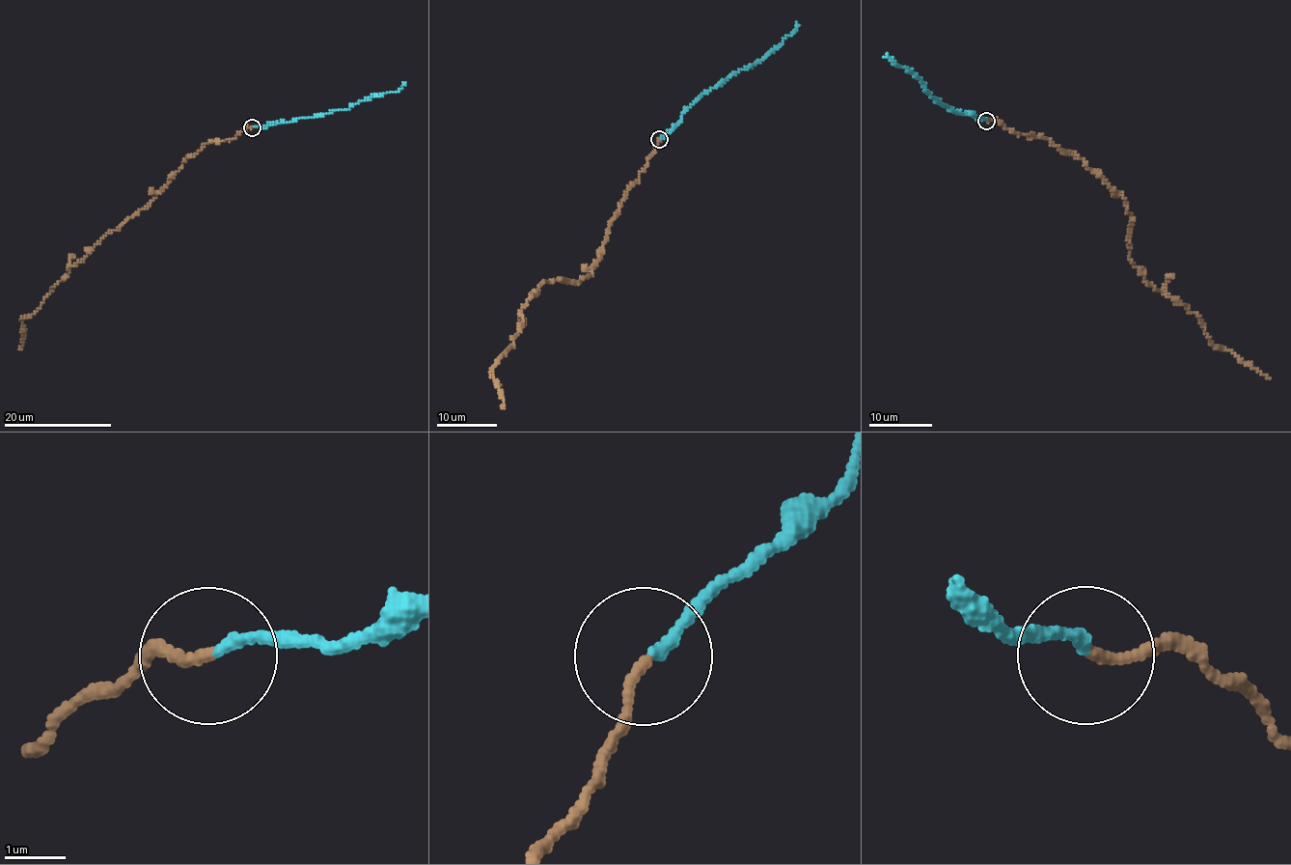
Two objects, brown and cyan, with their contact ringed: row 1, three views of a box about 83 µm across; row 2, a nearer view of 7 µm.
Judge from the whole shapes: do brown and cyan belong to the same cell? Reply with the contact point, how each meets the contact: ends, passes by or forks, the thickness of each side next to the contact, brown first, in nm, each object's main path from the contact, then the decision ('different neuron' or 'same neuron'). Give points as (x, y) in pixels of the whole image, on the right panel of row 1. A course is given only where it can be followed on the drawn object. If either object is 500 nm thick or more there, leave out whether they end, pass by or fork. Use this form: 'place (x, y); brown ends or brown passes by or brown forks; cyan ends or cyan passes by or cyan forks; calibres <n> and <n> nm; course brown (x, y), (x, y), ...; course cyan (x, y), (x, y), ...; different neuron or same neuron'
place (986, 121); brown ends; cyan ends; calibres 160 and 180 nm; course brown (986, 120), (1046, 137), (1100, 172), (1126, 201), (1128, 255), (1148, 285), (1196, 314), (1213, 344), (1271, 377); course cyan (986, 120), (948, 109), (925, 90), (913, 71), (893, 64), (886, 55); same neuron

